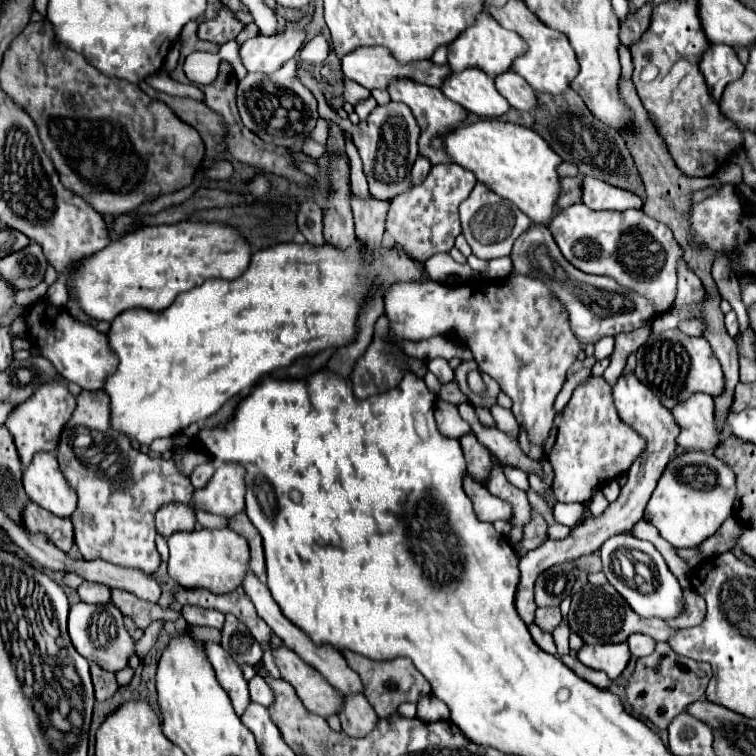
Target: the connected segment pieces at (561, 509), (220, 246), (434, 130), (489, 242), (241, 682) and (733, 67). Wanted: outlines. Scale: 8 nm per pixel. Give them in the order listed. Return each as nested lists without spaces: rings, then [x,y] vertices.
[[[558,502],[554,506],[554,510],[552,510],[552,516],[554,516],[556,524],[564,524],[564,526],[570,526],[572,528],[582,518],[582,512],[584,512],[584,506],[582,504],[560,504]]]
[[[178,222],[178,224],[164,224],[164,226],[144,226],[134,232],[124,234],[120,240],[110,242],[100,252],[84,258],[78,266],[66,274],[68,282],[68,296],[70,300],[78,302],[78,306],[96,320],[114,320],[120,312],[128,308],[148,308],[148,310],[164,310],[168,308],[180,292],[192,290],[200,286],[208,278],[224,278],[232,280],[238,278],[250,264],[250,246],[244,242],[240,246],[240,236],[236,230],[218,224],[218,222]]]
[[[396,78],[396,80],[392,80],[392,82],[388,84],[388,92],[390,92],[390,98],[392,98],[394,102],[404,102],[404,104],[412,110],[414,118],[418,120],[418,124],[420,124],[420,128],[422,128],[420,142],[418,142],[418,144],[420,144],[420,154],[426,156],[432,164],[452,162],[452,160],[448,158],[448,154],[444,152],[444,148],[442,148],[442,150],[434,150],[434,148],[430,146],[430,140],[432,140],[434,136],[440,136],[440,138],[442,138],[454,124],[462,122],[462,120],[466,118],[466,110],[464,110],[462,106],[458,106],[456,102],[448,100],[438,88],[432,88],[432,86],[426,86],[426,84],[418,84],[418,82],[414,82],[414,80],[410,80],[410,78]]]
[[[476,184],[472,194],[460,204],[460,220],[462,220],[462,234],[466,236],[472,254],[482,260],[492,260],[500,256],[508,256],[514,240],[532,226],[532,220],[518,210],[512,202],[500,198],[498,194],[490,192],[484,184]]]
[[[210,640],[204,642],[204,652],[216,672],[220,686],[228,692],[236,714],[242,716],[242,712],[250,702],[250,694],[248,694],[248,682],[244,680],[240,664],[216,642],[210,642]]]
[[[710,44],[700,62],[700,72],[710,88],[710,94],[720,100],[726,84],[738,80],[744,74],[744,66],[736,56],[736,50],[726,44]]]

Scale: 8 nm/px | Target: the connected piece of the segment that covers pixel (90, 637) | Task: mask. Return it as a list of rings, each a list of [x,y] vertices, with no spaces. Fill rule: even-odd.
[[[78,602],[70,606],[68,616],[68,632],[74,648],[80,656],[84,656],[90,664],[98,664],[100,668],[108,672],[118,672],[128,666],[128,660],[132,654],[136,654],[136,642],[132,640],[128,628],[124,626],[122,612],[112,604],[86,604]]]

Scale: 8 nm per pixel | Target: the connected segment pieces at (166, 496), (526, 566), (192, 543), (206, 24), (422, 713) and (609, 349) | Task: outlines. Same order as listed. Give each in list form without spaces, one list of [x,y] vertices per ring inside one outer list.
[[[82,390],[78,408],[62,430],[56,448],[60,470],[78,494],[78,506],[72,514],[76,546],[84,560],[102,558],[118,566],[156,572],[160,554],[154,544],[154,514],[168,502],[192,504],[194,486],[188,476],[178,472],[174,460],[150,458],[134,450],[126,436],[110,430],[108,418],[106,394],[102,390]]]
[[[622,374],[616,384],[612,386],[612,396],[614,396],[614,406],[620,414],[620,418],[630,424],[640,436],[646,438],[648,448],[646,452],[630,466],[628,470],[628,482],[622,488],[618,500],[614,504],[610,504],[600,516],[592,516],[588,514],[586,520],[582,524],[578,524],[568,538],[564,540],[546,540],[544,544],[540,544],[538,548],[526,552],[520,558],[520,584],[516,590],[516,610],[520,614],[520,618],[526,624],[534,622],[534,610],[536,610],[536,602],[534,602],[534,582],[538,578],[540,572],[548,570],[554,564],[562,564],[562,562],[570,562],[576,560],[580,556],[592,554],[596,550],[600,550],[600,546],[614,534],[620,532],[628,532],[642,516],[644,516],[644,508],[652,496],[652,490],[656,488],[658,478],[662,476],[666,464],[670,462],[674,448],[676,448],[676,436],[678,436],[678,424],[674,422],[672,412],[660,404],[660,400],[650,392],[650,388],[646,388],[634,374]]]
[[[202,528],[194,532],[176,532],[168,540],[168,574],[184,588],[210,588],[212,592],[232,592],[242,584],[248,572],[248,544],[230,528]]]
[[[222,6],[214,20],[204,20],[198,26],[198,36],[208,42],[224,44],[224,42],[236,38],[242,28],[244,28],[244,24],[234,16],[234,12],[228,6]]]
[[[428,694],[428,696],[422,696],[422,700],[418,700],[416,716],[424,722],[436,722],[436,720],[448,720],[450,712],[442,700],[438,700],[434,694]]]
[[[604,337],[594,344],[594,357],[595,359],[602,360],[609,357],[614,350],[614,338]]]

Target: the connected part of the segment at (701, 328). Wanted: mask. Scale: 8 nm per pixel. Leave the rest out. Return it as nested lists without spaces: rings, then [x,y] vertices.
[[[686,320],[686,322],[680,322],[678,328],[688,336],[704,336],[706,332],[706,324],[702,320]]]

